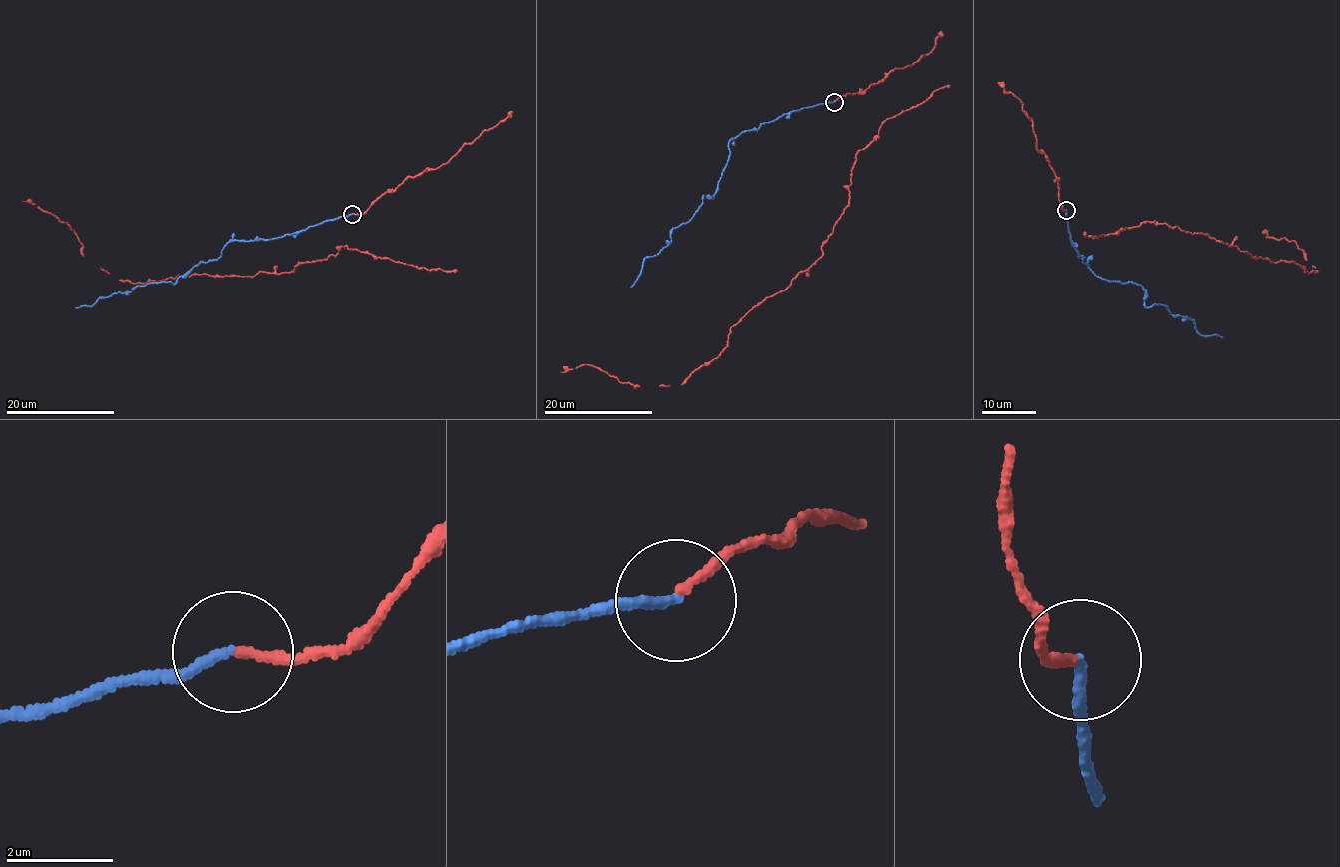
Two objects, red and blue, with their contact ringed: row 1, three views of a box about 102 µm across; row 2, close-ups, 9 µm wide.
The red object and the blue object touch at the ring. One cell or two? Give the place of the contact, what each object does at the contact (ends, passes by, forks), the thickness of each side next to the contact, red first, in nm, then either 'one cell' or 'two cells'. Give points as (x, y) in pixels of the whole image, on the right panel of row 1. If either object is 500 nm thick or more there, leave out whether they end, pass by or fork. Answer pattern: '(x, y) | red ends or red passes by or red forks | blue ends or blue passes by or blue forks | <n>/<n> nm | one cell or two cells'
(1066, 210) | red ends | blue ends | 170/190 nm | one cell

